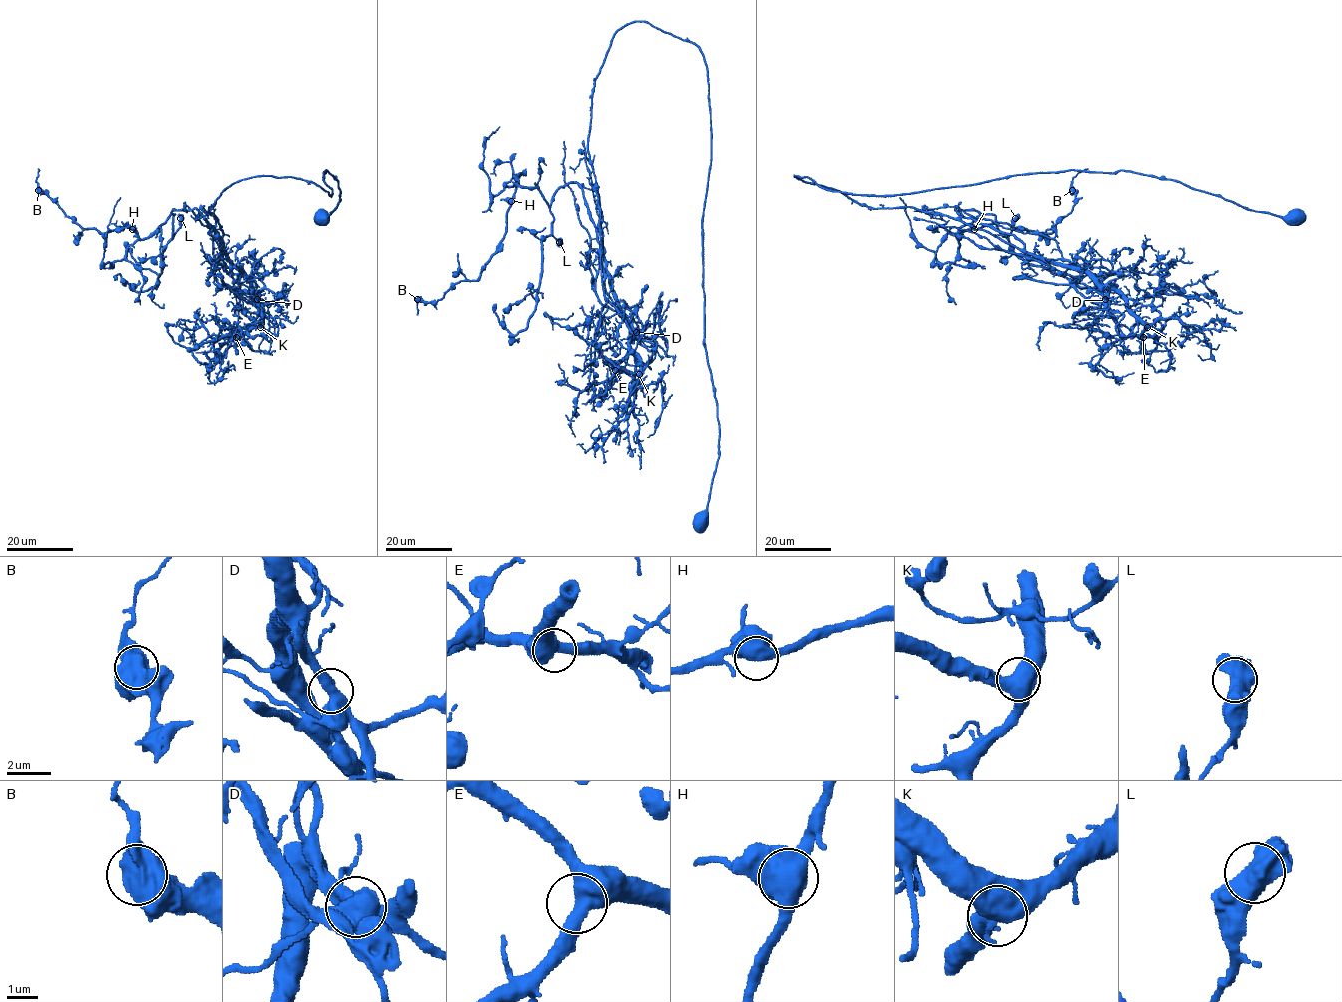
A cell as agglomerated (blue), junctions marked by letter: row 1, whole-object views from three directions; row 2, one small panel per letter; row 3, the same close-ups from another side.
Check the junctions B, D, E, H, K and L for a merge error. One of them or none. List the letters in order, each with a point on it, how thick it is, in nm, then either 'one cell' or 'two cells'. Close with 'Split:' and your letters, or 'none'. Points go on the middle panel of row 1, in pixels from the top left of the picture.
B: (417, 299) | 650 nm | one cell
D: (636, 332) | 650 nm | two cells
E: (615, 370) | 550 nm | one cell
H: (511, 201) | 650 nm | one cell
K: (639, 374) | 650 nm | one cell
L: (559, 242) | 700 nm | one cell
Split: D

